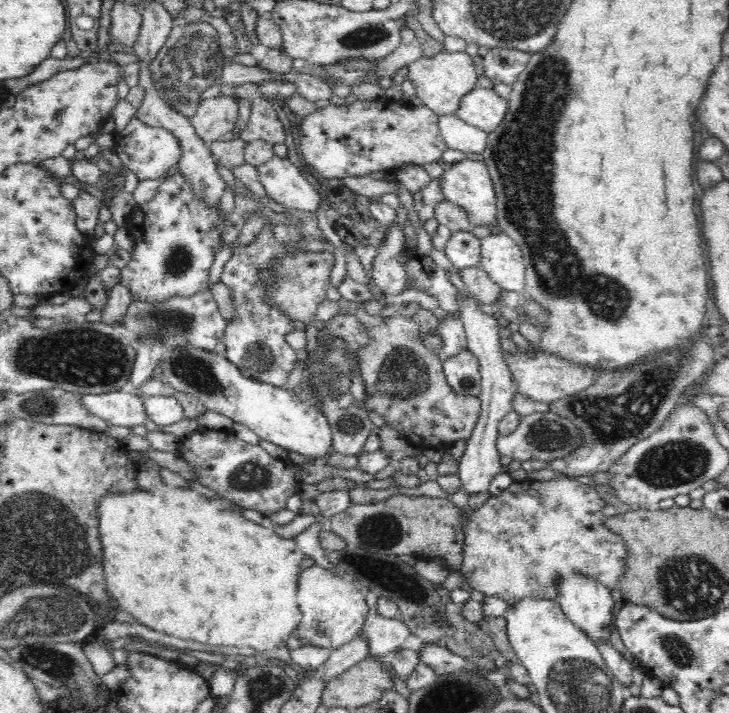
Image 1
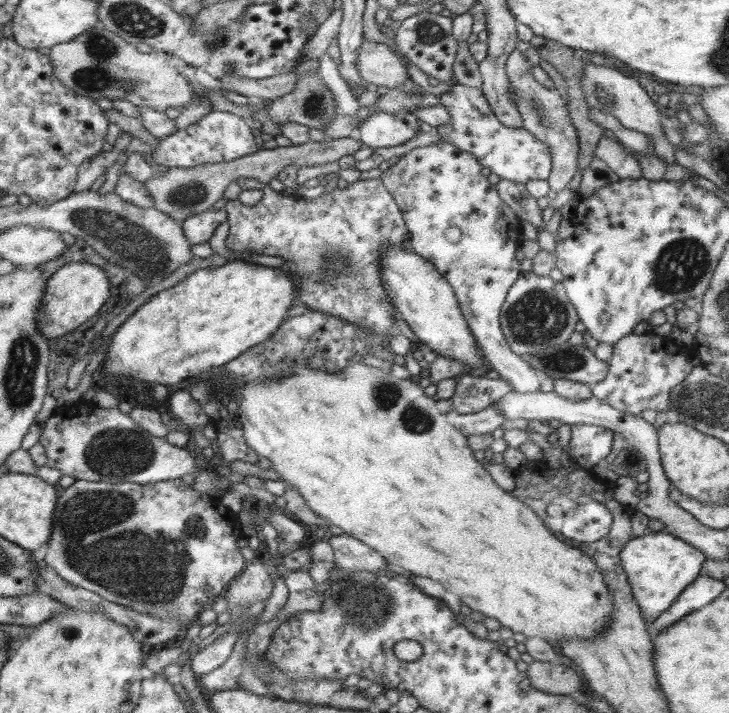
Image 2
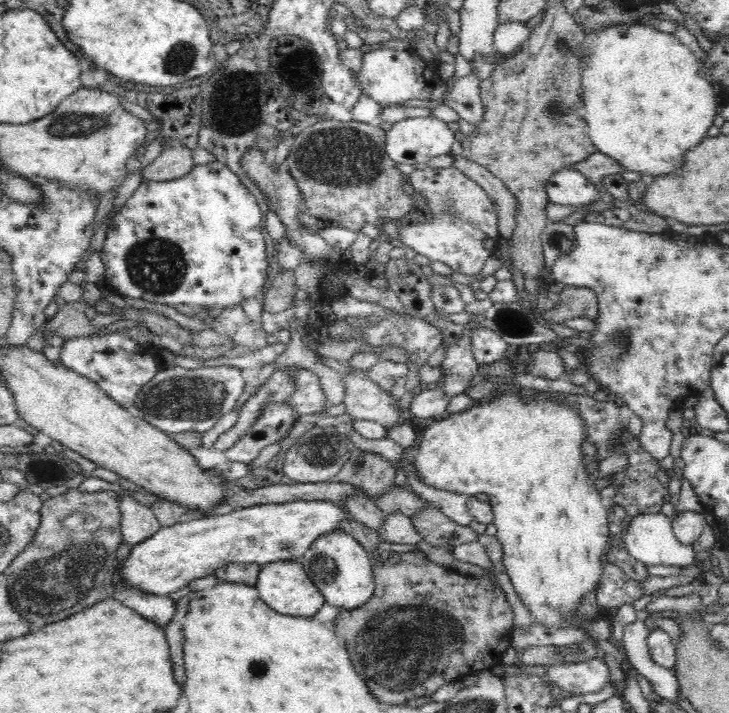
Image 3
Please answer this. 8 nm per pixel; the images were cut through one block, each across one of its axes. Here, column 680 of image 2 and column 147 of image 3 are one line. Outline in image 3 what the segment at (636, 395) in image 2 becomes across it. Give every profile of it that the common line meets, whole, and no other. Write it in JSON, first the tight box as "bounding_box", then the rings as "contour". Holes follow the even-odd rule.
{"bounding_box":[60,333,162,407],"contour":[[[119,333],[66,339],[60,358],[61,364],[66,368],[95,382],[112,400],[123,407],[132,406],[141,386],[150,382],[162,368],[160,360],[156,363],[158,359],[160,355],[157,347],[141,348],[126,334]]]}

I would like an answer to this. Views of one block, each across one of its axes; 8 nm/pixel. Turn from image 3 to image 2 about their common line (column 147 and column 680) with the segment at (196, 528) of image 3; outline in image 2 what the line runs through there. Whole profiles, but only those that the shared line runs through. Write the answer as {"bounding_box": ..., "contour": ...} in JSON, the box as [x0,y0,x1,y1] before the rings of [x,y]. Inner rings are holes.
{"bounding_box":[619,532,704,622],"contour":[[[660,532],[632,538],[619,553],[620,565],[628,574],[631,592],[644,620],[654,622],[664,610],[691,584],[702,570],[704,554],[675,535]]]}

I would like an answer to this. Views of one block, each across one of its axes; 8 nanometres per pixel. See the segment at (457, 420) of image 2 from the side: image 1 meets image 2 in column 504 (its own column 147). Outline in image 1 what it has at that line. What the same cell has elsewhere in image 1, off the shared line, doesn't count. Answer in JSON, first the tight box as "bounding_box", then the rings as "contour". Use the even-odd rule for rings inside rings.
{"bounding_box":[80,390,147,426],"contour":[[[128,390],[108,392],[106,394],[81,394],[80,402],[88,412],[105,420],[110,425],[142,426],[147,417],[142,399]]]}

